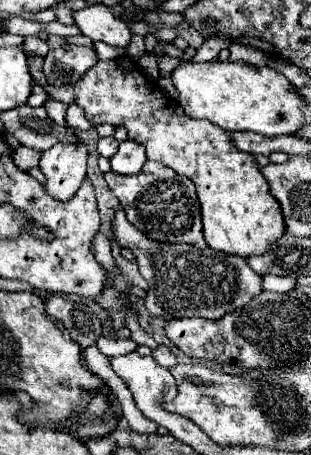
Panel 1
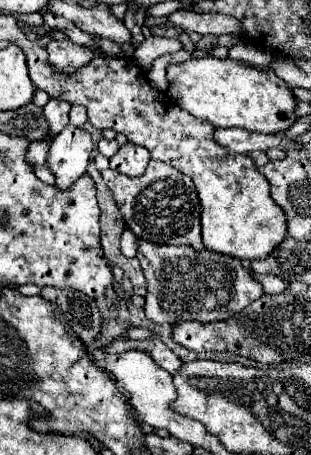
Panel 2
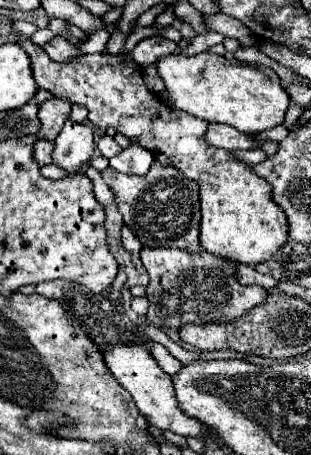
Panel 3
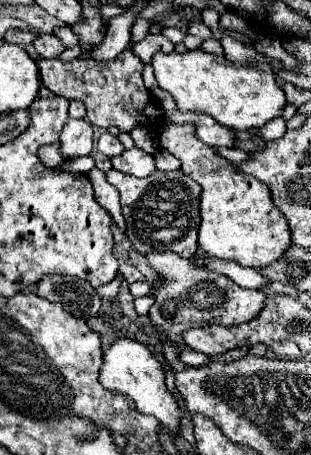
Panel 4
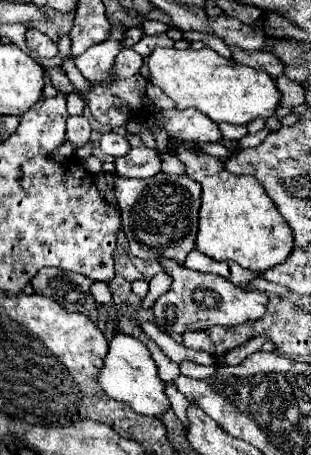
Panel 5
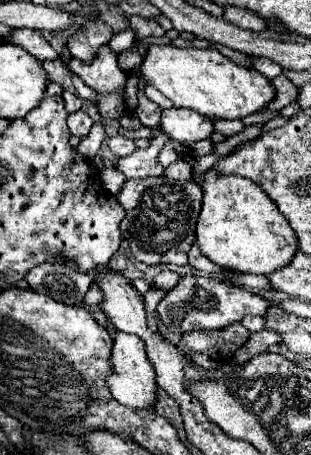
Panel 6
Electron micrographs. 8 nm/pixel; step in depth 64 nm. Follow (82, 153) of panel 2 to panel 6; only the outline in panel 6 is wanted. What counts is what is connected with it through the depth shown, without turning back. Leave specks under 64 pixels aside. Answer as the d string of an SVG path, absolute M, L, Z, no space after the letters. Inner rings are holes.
M84 110L68 114L68 128L70 128L70 132L72 132L74 136L80 136L80 138L88 136L88 132L90 132L90 128L92 128L92 118L90 118L90 114L84 112Z

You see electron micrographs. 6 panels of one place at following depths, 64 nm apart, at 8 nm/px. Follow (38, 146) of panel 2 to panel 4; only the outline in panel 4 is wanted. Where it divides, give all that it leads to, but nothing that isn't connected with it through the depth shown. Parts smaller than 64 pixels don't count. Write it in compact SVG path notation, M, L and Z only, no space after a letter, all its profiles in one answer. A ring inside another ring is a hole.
M50 144L50 146L40 148L38 156L40 156L40 160L42 160L46 166L50 166L50 168L58 168L58 166L62 166L62 164L66 162L64 156L60 156L60 146L58 146L58 144Z

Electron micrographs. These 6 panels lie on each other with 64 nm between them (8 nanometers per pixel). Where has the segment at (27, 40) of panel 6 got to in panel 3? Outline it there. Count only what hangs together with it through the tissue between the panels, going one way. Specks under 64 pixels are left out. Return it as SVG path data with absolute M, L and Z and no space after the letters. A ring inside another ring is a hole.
M62 36L52 38L50 42L42 44L42 48L50 56L50 60L54 60L54 62L68 62L68 60L72 60L78 54L78 48L74 44L70 44Z

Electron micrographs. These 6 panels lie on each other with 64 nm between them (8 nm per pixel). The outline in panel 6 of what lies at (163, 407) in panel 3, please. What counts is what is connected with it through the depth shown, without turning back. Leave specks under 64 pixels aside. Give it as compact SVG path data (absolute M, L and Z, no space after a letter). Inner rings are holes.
M116 332L114 336L114 348L112 348L112 364L114 364L114 376L108 378L108 386L112 396L126 406L132 408L148 408L154 406L156 394L156 382L154 382L154 370L146 358L144 352L144 342L138 336L132 334L124 334L124 332Z

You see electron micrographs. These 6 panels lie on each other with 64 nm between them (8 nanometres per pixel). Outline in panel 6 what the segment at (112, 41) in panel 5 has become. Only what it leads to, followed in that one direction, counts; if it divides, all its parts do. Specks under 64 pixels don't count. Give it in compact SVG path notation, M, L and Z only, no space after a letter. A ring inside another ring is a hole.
M102 46L92 64L86 64L82 60L72 58L70 64L68 64L68 68L76 76L80 76L86 86L90 86L98 94L120 92L125 88L127 75L120 70L116 58L118 56L112 54L110 48Z

